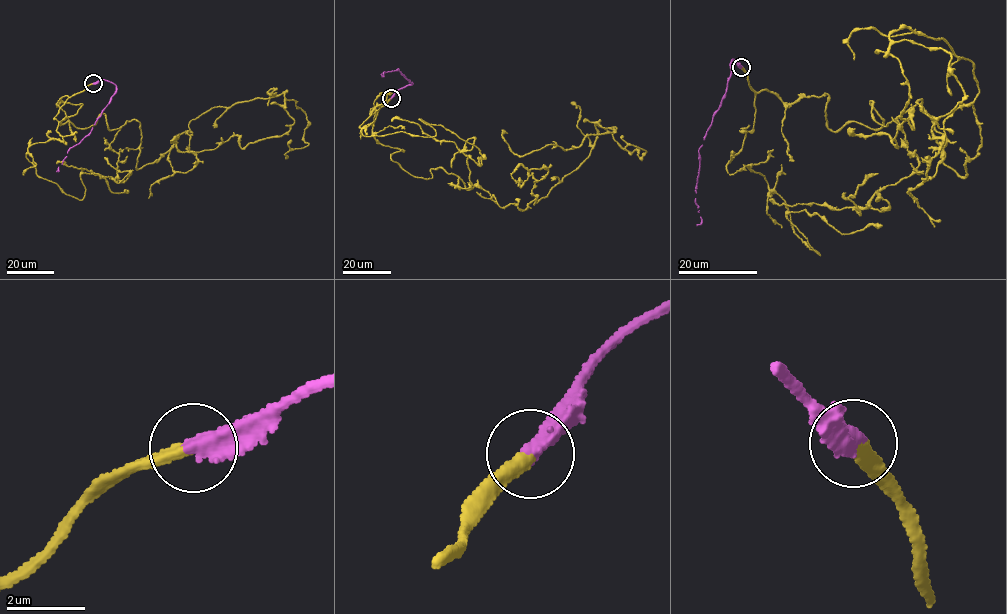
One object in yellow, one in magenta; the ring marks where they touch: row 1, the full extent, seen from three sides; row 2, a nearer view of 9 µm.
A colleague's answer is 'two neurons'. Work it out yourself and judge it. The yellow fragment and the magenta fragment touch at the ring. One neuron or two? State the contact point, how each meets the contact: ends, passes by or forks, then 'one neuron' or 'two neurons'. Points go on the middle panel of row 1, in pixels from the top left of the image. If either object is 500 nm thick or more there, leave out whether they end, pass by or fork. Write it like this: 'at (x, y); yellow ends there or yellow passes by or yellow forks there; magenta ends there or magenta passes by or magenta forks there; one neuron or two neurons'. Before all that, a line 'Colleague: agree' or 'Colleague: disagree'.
Colleague: disagree
at (391, 98); yellow ends there; magenta ends there; one neuron

